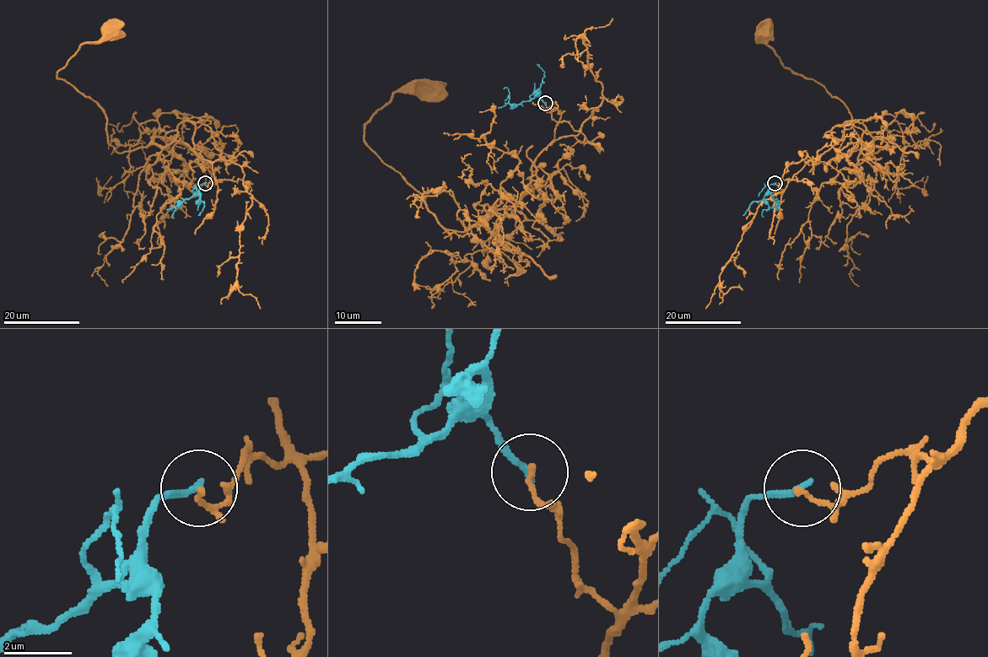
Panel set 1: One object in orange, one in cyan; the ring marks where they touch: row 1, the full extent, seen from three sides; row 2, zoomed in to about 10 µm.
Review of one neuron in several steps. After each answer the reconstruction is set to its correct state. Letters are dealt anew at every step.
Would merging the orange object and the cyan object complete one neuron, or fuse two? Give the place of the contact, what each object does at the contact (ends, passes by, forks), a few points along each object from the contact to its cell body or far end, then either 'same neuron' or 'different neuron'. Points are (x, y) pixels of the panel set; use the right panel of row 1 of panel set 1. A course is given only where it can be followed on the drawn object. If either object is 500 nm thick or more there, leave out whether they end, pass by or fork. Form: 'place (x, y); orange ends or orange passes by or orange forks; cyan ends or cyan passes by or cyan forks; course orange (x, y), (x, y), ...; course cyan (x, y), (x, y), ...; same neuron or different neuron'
place (774, 183); orange ends; cyan ends; course orange (774, 183), (828, 151), (850, 121), (880, 148), (860, 142), (848, 107), (821, 84), (783, 66), (763, 29); course cyan (774, 183), (769, 185), (768, 191), (775, 201), (775, 206), (763, 209), (763, 217); different neuron

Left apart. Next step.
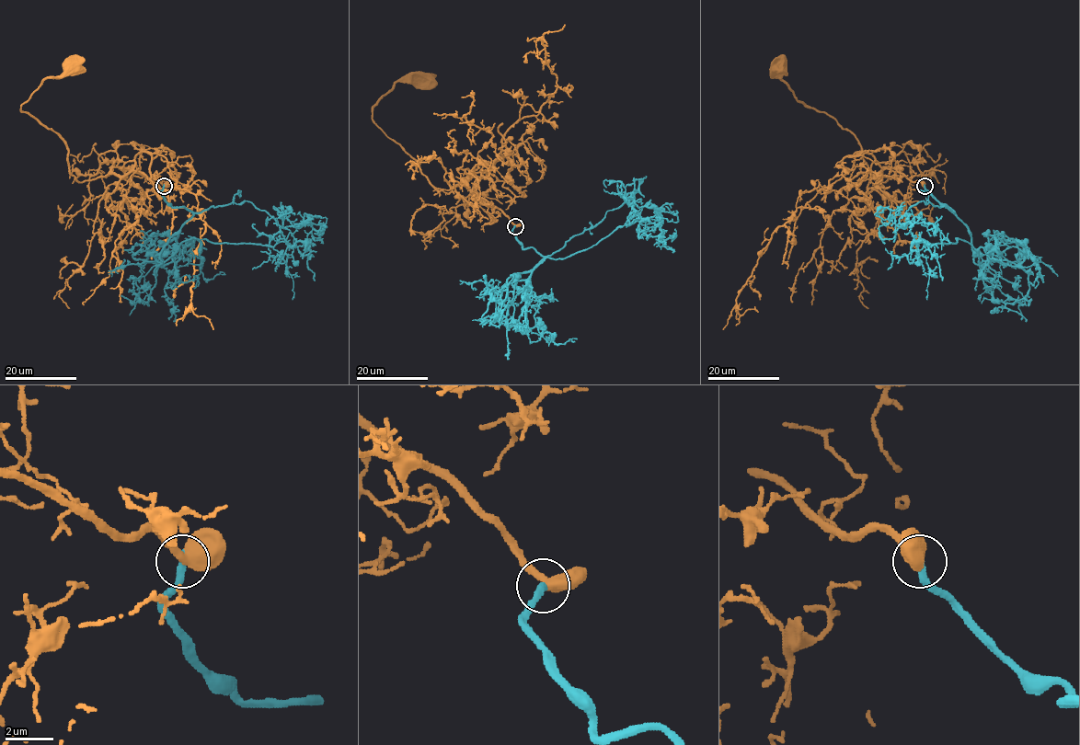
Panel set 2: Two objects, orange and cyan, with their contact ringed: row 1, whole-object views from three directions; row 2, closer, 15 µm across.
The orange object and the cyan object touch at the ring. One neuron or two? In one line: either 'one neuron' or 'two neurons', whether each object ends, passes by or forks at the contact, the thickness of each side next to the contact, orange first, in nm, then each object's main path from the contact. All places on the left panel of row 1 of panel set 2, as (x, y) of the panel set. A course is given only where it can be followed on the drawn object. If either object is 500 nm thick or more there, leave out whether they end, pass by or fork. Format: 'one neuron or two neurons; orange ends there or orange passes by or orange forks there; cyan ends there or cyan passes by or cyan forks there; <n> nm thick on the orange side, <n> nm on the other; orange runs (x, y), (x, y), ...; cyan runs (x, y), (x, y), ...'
one neuron; orange passes by; cyan ends there; 480 nm thick on the orange side, 360 nm on the other; orange runs (163, 186), (114, 167), (79, 182), (69, 171), (65, 142), (20, 109), (45, 79), (57, 78), (72, 65); cyan runs (163, 186), (171, 206), (192, 214), (159, 255), (160, 265), (193, 237), (273, 246), (305, 241), (315, 280)

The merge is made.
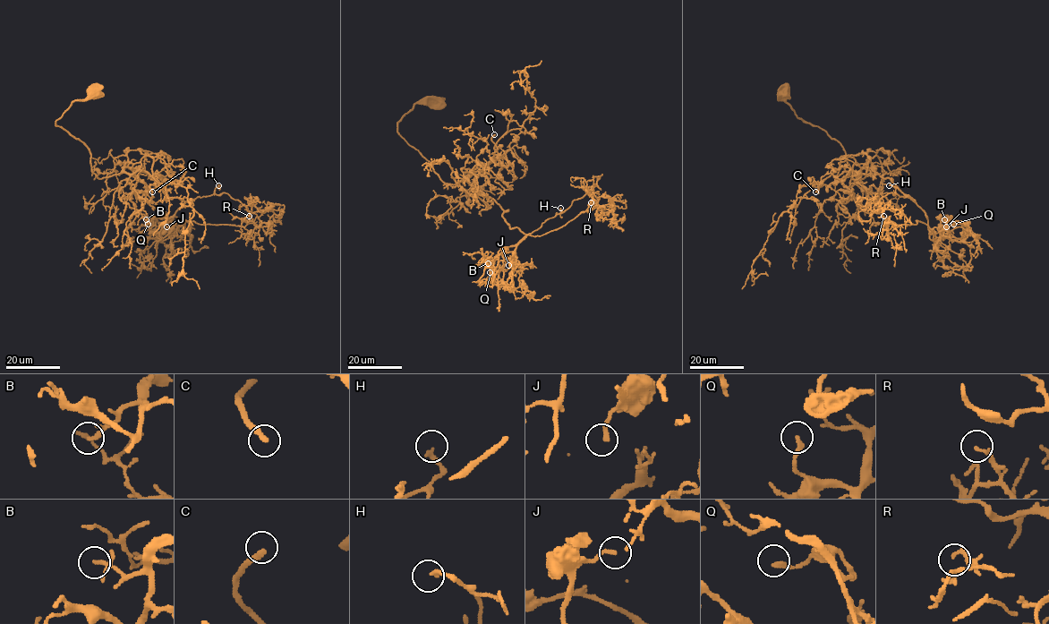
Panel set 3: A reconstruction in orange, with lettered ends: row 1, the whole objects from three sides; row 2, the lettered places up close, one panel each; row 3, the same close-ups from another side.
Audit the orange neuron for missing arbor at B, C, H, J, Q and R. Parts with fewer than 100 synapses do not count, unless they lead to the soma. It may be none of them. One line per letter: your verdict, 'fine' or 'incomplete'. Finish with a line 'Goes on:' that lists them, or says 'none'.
B: fine
C: incomplete
H: fine
J: fine
Q: fine
R: fine
Goes on: C

